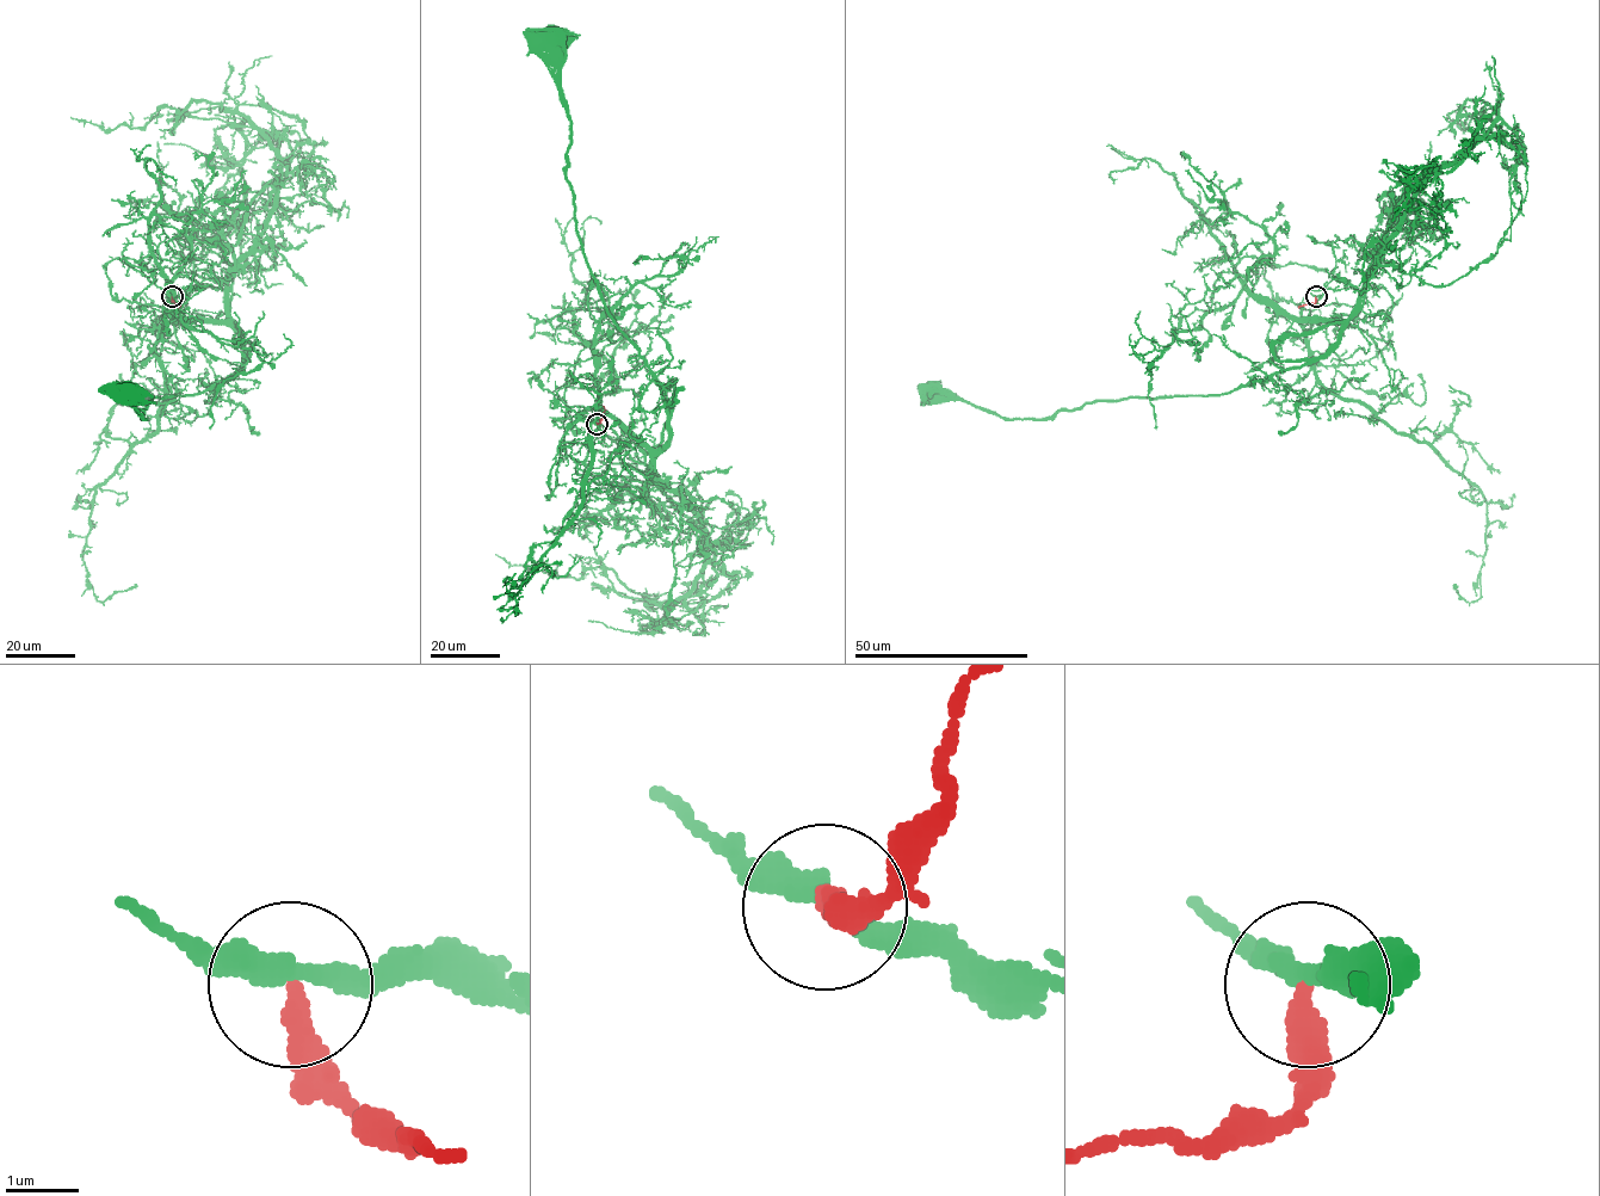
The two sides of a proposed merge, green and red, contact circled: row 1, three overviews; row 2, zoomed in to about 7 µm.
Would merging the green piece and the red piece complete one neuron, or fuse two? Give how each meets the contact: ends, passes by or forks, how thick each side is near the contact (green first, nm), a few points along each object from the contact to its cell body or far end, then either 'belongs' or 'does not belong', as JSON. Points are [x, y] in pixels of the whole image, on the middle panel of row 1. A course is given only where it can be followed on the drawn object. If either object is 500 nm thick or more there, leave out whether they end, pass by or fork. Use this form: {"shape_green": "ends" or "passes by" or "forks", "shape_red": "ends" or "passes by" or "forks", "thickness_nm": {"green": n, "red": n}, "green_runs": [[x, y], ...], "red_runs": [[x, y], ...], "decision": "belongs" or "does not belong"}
{"shape_green": "passes by", "shape_red": "ends", "thickness_nm": {"green": 320, "red": 320}, "green_runs": [[595, 423], [648, 467], [669, 436], [661, 384], [609, 313], [576, 229], [554, 36]], "red_runs": [[595, 424], [605, 411], [603, 406]], "decision": "does not belong"}

